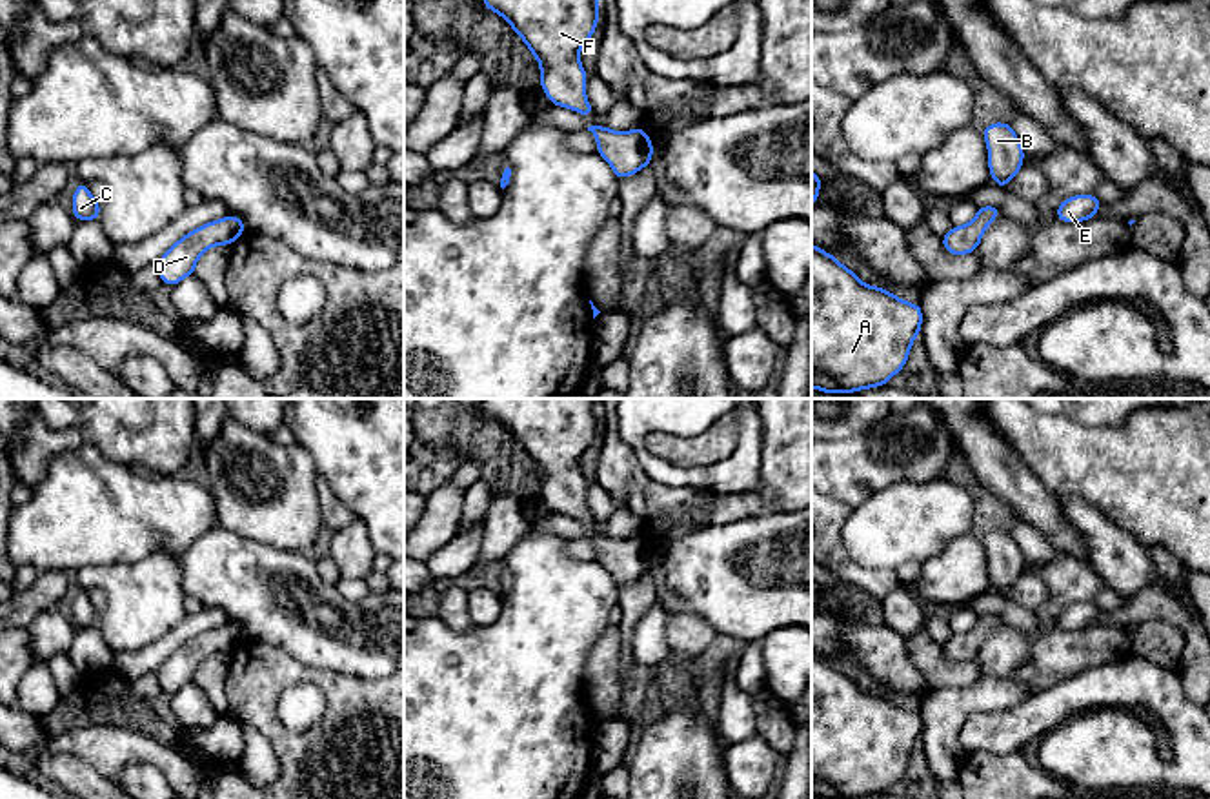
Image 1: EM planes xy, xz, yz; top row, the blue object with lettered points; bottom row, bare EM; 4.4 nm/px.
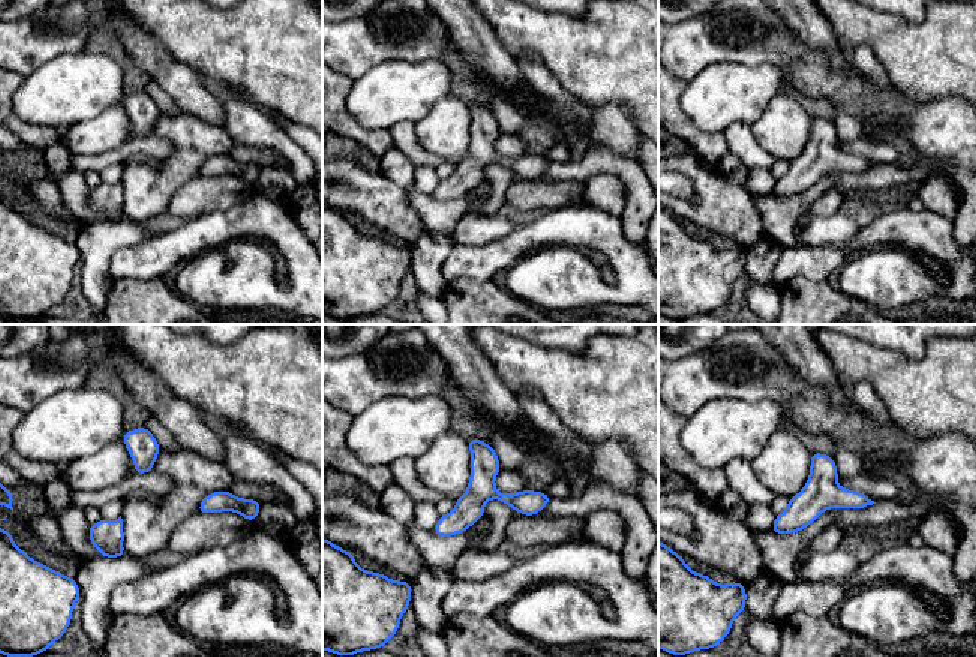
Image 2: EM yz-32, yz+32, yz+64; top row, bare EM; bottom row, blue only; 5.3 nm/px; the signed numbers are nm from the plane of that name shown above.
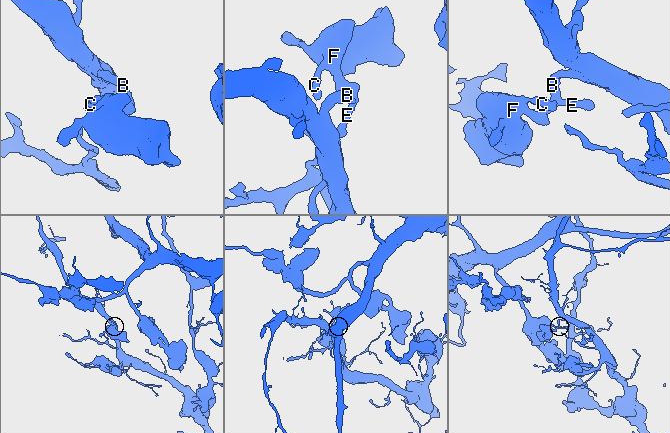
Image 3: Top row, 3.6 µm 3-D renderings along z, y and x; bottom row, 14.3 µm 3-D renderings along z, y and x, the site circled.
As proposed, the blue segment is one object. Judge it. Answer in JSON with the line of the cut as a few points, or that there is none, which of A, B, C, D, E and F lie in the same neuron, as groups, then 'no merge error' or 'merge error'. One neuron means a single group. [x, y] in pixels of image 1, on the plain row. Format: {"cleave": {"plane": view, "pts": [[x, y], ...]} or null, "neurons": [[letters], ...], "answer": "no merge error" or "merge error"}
{"cleave": null, "neurons": [["A", "B", "C", "D", "E", "F"]], "answer": "no merge error"}

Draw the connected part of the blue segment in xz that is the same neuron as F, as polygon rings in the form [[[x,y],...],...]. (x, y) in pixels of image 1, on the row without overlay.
[[[482,399],[482,411],[506,426],[511,439],[529,455],[540,473],[540,495],[550,511],[573,517],[584,524],[595,519],[586,506],[588,482],[579,460],[599,430],[600,399]]]

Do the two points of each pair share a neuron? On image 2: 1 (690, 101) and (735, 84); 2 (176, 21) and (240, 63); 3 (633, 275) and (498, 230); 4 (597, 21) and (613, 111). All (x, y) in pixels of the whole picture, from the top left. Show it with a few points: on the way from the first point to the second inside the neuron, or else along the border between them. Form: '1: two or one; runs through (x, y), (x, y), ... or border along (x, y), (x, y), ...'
1: one; runs through (700, 101), (712, 101), (724, 93)
2: one; runs through (192, 30), (224, 47)
3: two; border along (522, 222), (508, 234), (477, 246)
4: two; border along (591, 107), (622, 102), (639, 125)

